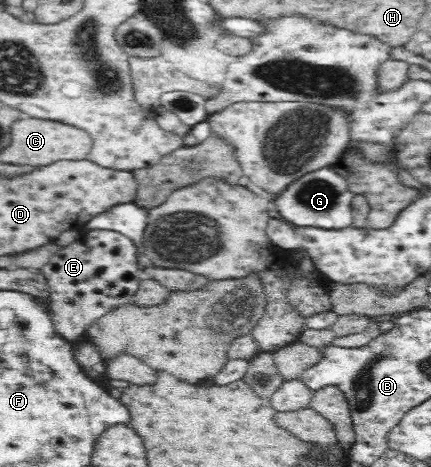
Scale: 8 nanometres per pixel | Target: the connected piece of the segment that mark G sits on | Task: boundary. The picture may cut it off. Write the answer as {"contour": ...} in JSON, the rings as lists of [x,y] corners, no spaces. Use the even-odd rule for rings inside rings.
{"contour":[[[332,164],[319,167],[317,170],[296,178],[289,186],[276,196],[277,212],[297,227],[314,227],[331,230],[344,230],[354,227],[354,198],[357,196],[350,190],[347,179],[335,170]]]}

